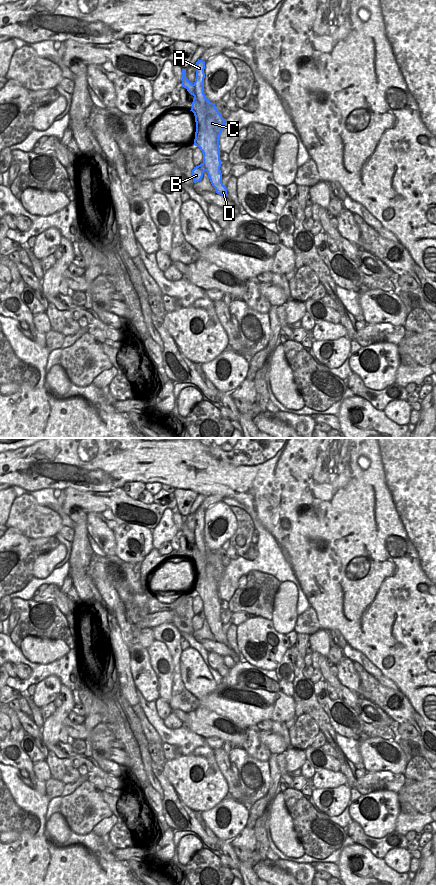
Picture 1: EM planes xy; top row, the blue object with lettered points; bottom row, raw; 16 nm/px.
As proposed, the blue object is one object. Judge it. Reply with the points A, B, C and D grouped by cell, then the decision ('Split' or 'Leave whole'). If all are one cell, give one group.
Groups: A C D / B. Split.

